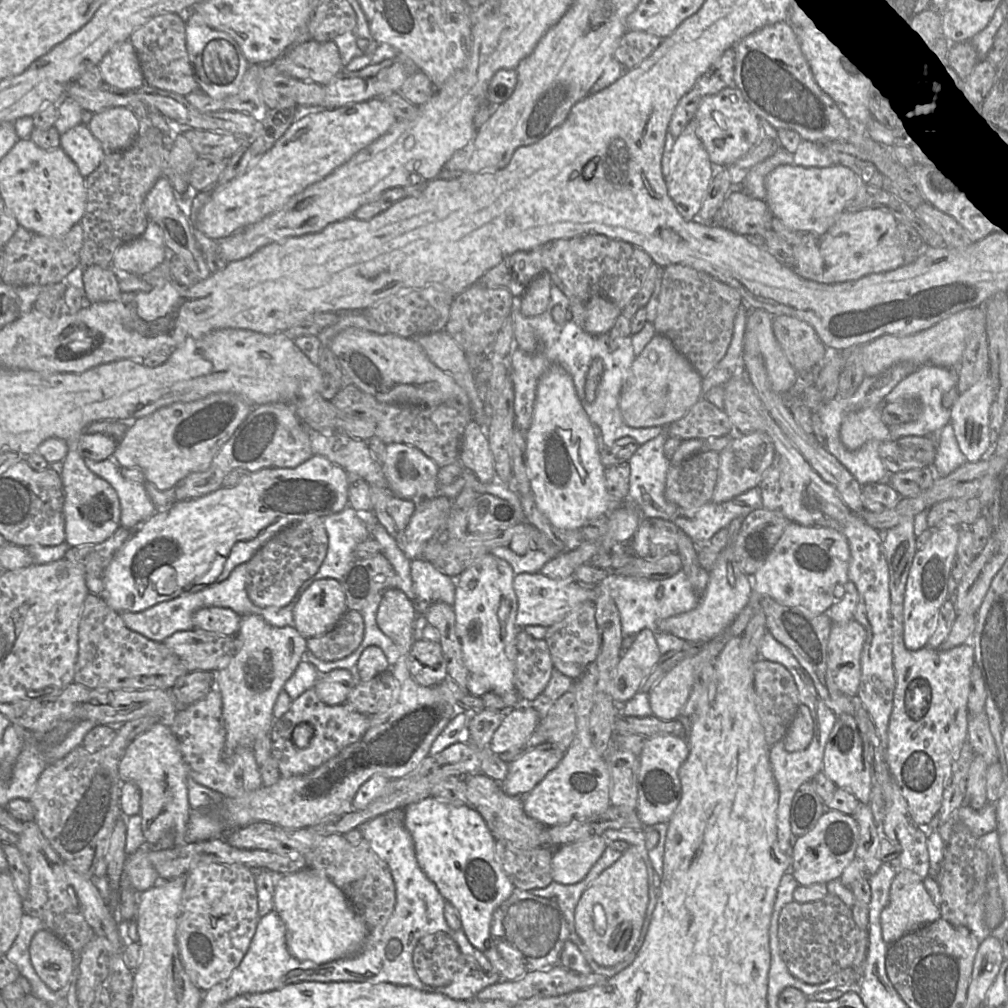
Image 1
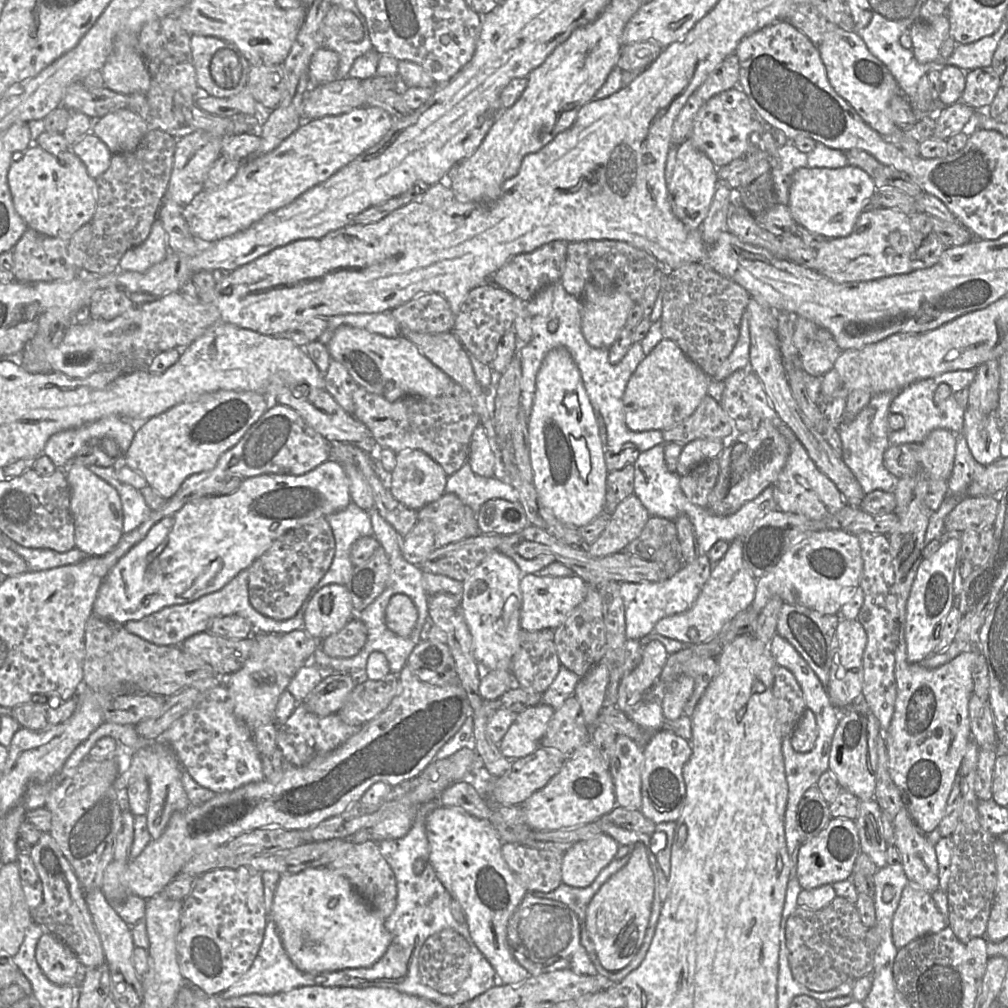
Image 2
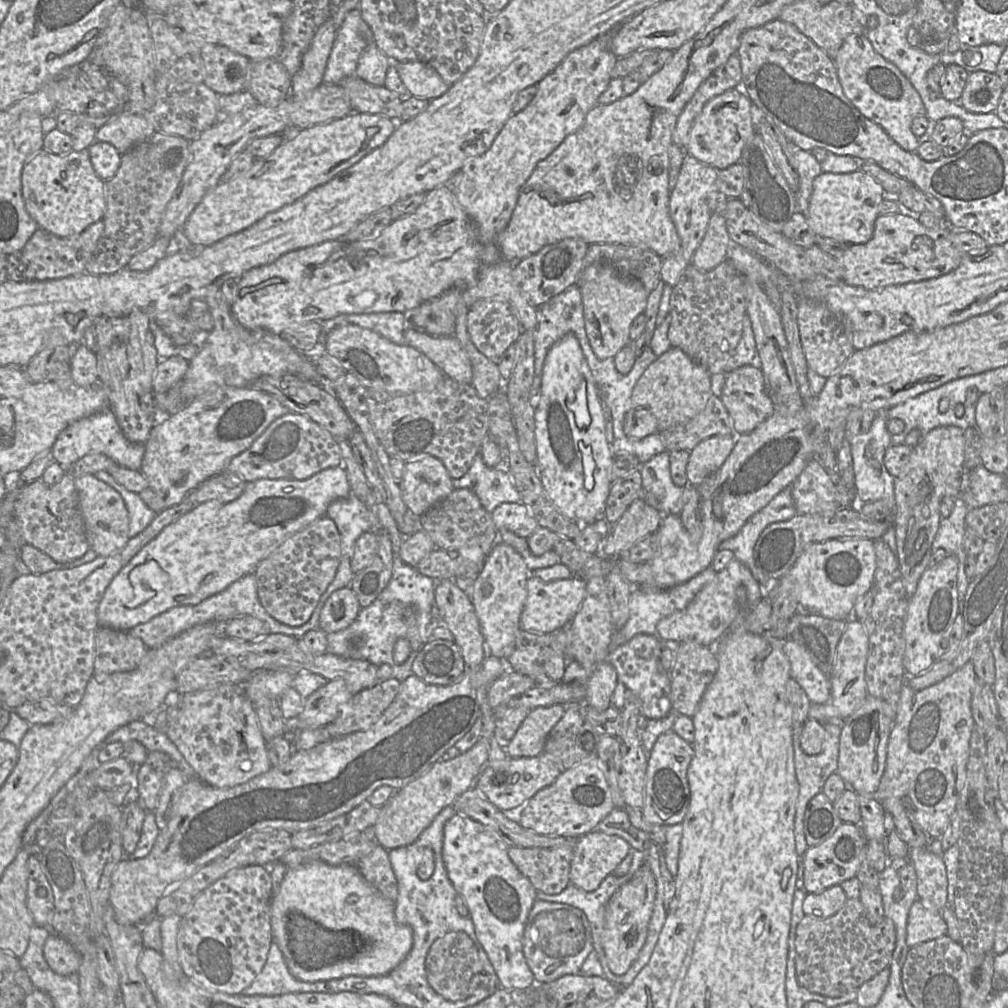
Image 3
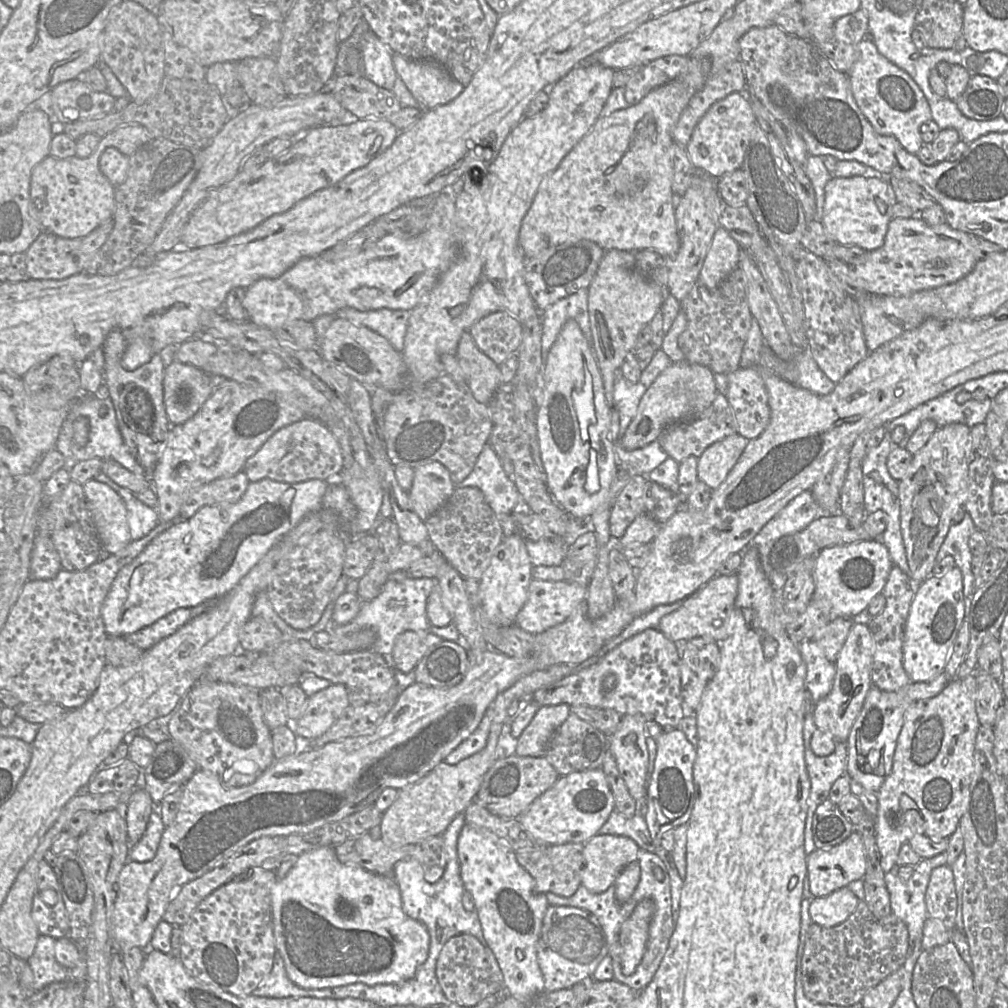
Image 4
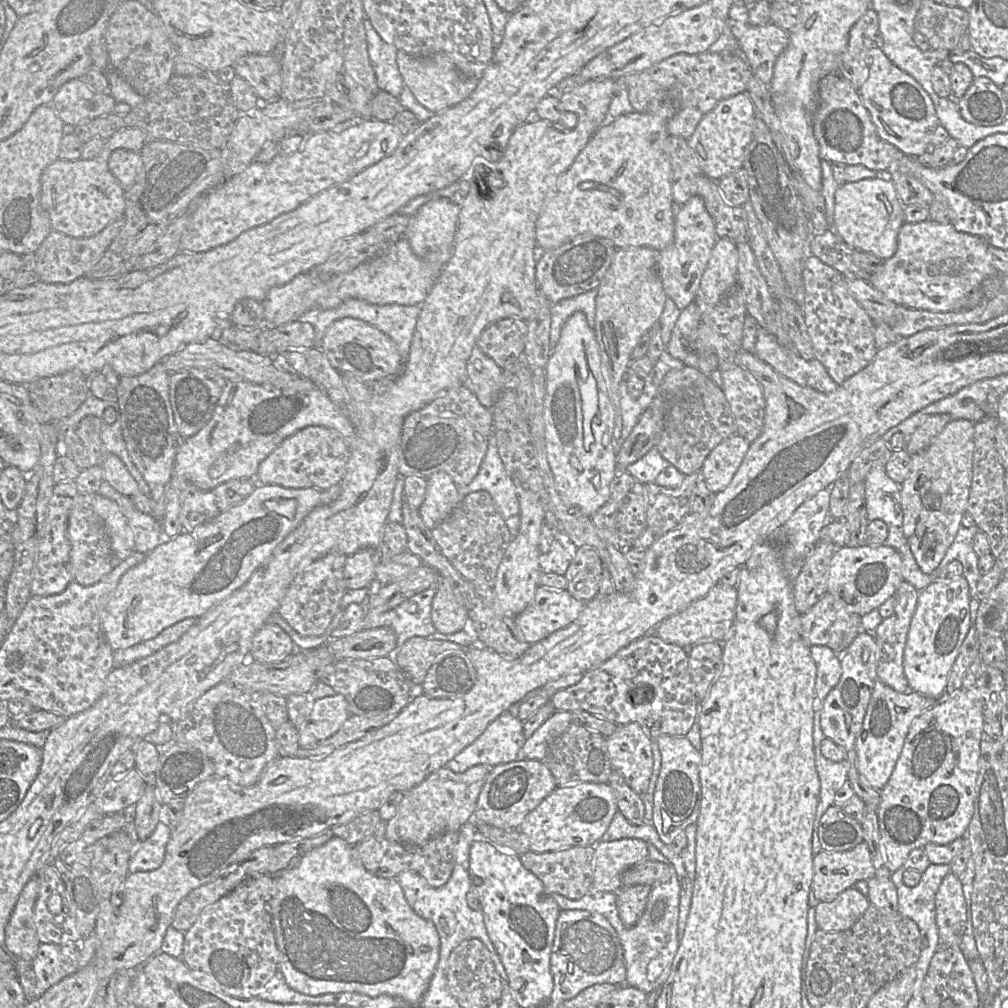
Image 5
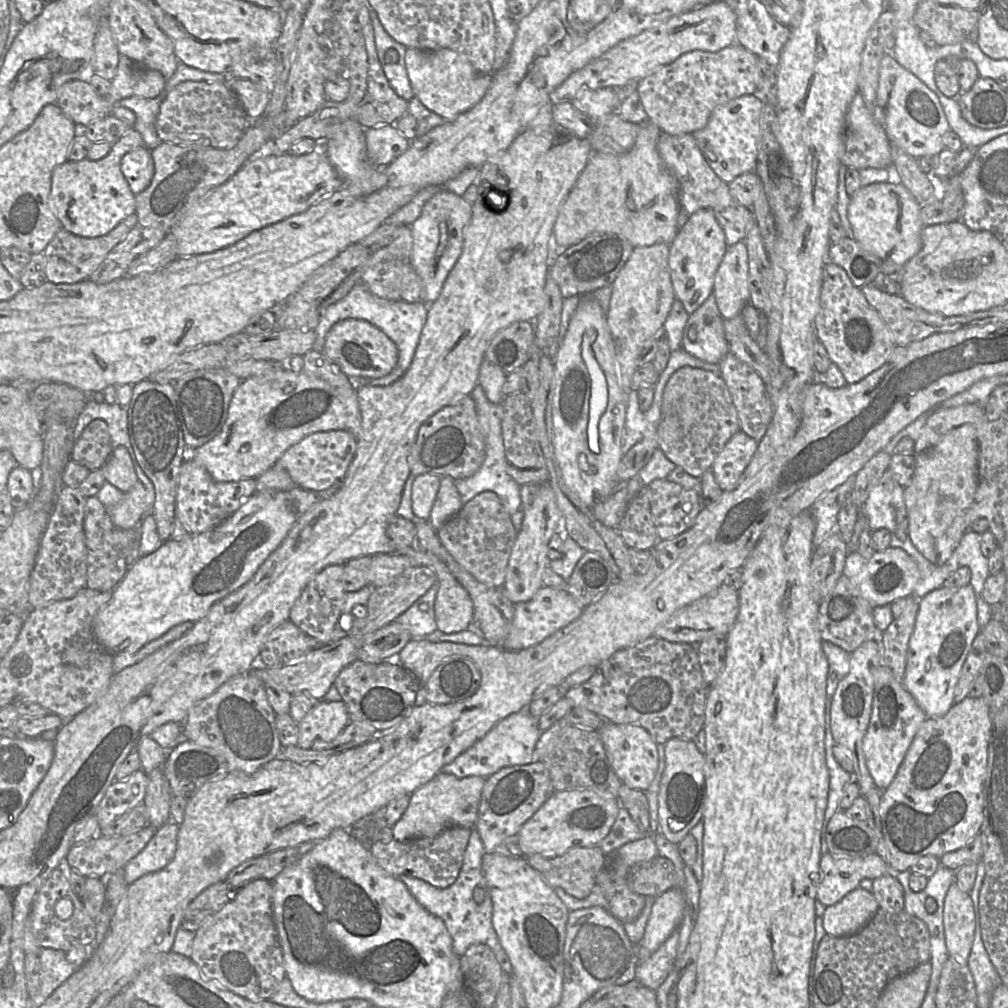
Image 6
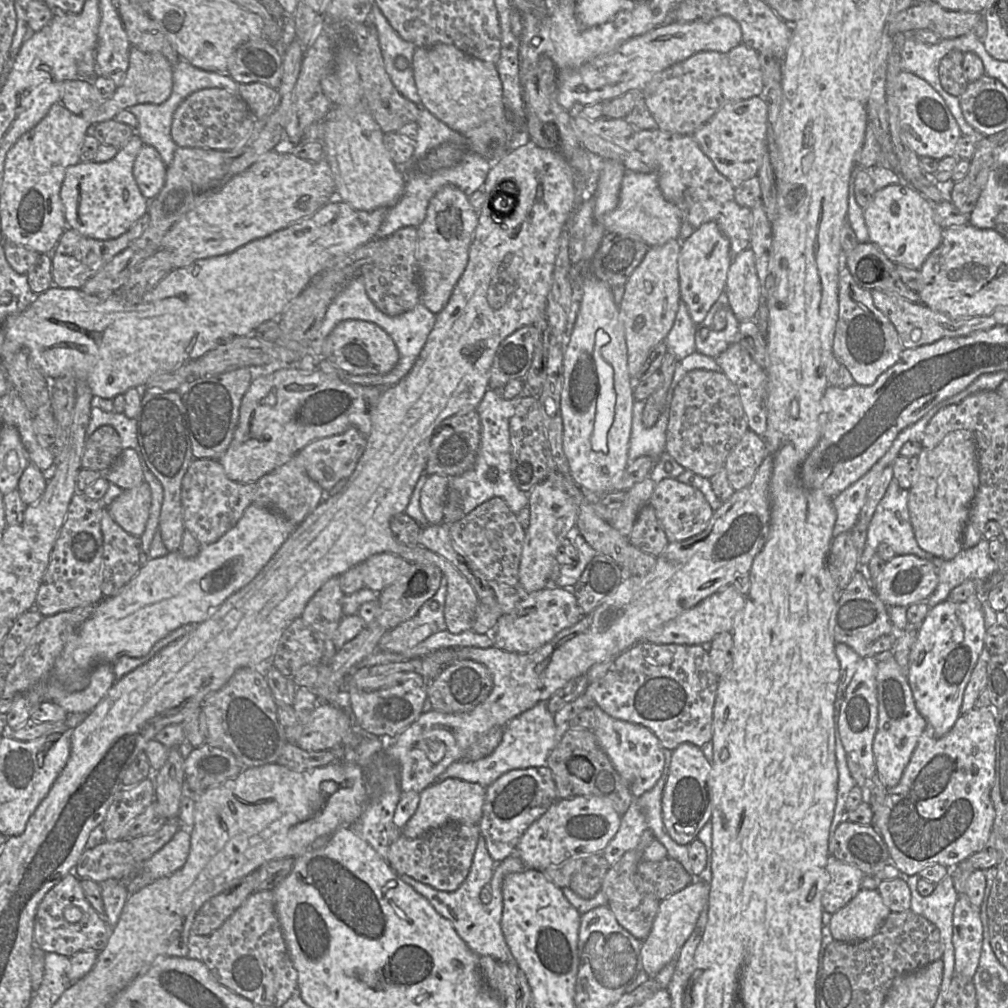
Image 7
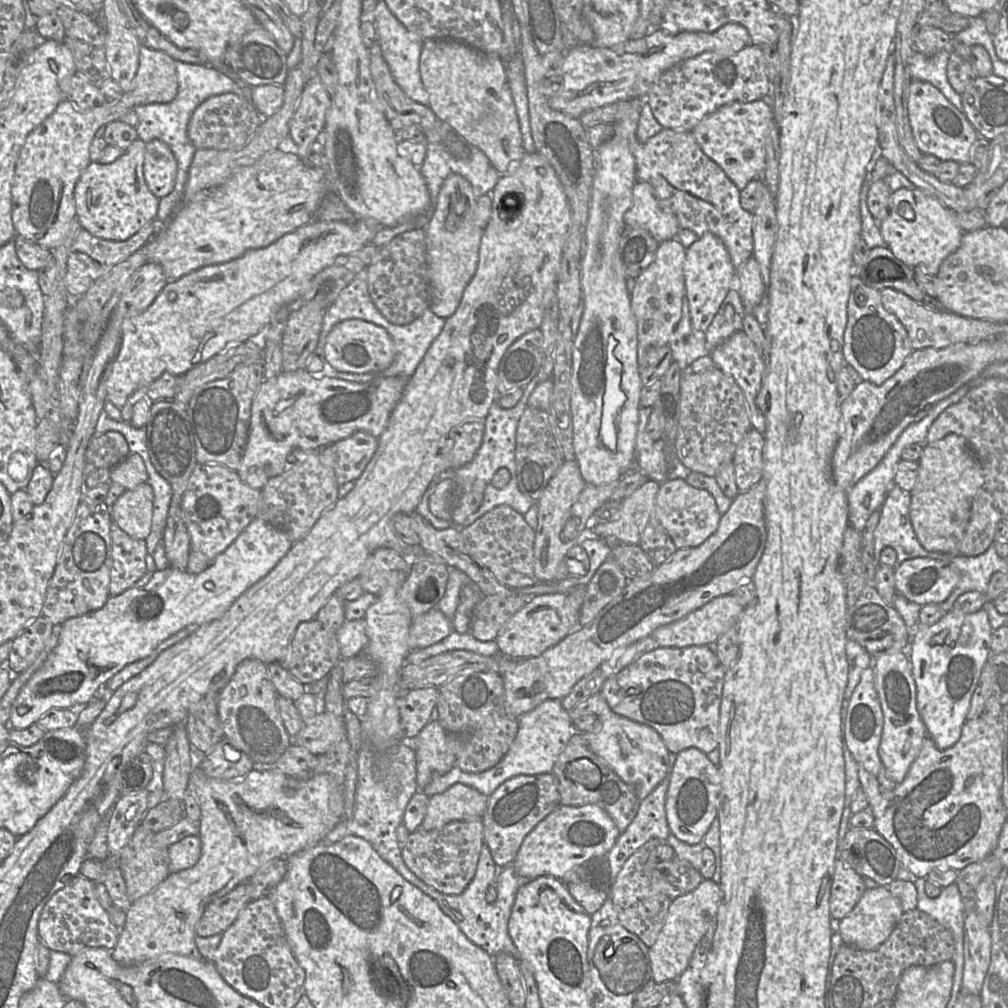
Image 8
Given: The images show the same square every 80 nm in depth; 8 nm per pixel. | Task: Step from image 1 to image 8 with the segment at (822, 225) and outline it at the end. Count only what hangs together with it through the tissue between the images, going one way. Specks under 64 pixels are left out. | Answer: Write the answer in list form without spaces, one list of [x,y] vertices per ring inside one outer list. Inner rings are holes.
[[[899,188],[889,198],[889,214],[879,224],[881,235],[892,253],[907,265],[936,275],[942,262],[960,246],[965,231],[960,227],[956,212],[943,205],[938,199],[918,188]]]

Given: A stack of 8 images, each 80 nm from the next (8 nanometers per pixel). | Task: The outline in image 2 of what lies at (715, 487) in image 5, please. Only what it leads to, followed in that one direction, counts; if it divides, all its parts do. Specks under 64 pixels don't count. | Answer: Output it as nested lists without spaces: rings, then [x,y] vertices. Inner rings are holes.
[[[712,438],[697,439],[683,445],[677,464],[678,475],[686,475],[700,463],[718,458],[724,447],[723,440]]]

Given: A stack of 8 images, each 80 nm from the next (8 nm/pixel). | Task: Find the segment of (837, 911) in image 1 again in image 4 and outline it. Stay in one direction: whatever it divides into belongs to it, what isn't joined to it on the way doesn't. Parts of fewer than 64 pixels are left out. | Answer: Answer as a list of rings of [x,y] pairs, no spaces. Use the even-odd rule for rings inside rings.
[[[859,901],[855,911],[844,922],[829,928],[814,922],[809,926],[800,963],[803,991],[808,999],[819,1004],[856,1005],[871,988],[903,966],[909,946],[909,932],[903,921],[893,914],[877,918],[864,901]]]

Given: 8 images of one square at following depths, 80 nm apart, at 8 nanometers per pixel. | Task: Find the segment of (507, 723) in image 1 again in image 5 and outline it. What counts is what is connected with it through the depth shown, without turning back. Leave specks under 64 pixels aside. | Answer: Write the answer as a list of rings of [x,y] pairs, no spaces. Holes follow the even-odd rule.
[[[555,711],[523,744],[518,760],[543,761],[551,744],[563,734],[571,724],[572,713]]]

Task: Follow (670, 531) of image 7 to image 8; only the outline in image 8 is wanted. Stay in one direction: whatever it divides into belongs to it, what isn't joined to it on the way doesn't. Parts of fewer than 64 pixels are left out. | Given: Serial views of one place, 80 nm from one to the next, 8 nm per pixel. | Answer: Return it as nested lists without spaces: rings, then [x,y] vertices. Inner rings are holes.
[[[667,479],[660,484],[655,499],[654,517],[670,536],[677,549],[696,547],[718,528],[722,514],[713,496],[706,490],[690,486],[685,479]]]

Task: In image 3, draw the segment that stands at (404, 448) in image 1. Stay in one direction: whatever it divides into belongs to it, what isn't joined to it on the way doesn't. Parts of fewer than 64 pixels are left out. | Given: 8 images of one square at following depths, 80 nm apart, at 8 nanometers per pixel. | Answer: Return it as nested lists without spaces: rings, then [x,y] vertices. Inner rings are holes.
[[[427,455],[414,461],[406,462],[403,477],[398,481],[405,505],[415,515],[421,516],[455,488],[444,464],[436,457]]]

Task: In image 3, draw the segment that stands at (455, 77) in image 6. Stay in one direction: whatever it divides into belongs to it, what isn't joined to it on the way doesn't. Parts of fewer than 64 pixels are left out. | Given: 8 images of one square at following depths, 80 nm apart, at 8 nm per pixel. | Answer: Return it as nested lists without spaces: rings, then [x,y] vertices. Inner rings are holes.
[[[392,61],[397,72],[412,96],[431,101],[442,96],[450,88],[438,72],[419,61]]]

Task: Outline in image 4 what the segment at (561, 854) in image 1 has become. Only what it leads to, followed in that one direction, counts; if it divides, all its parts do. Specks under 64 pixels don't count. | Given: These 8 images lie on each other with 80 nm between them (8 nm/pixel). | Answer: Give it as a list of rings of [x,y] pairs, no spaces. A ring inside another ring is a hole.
[[[596,834],[584,843],[581,885],[593,894],[606,891],[628,864],[637,861],[639,849],[628,837]]]

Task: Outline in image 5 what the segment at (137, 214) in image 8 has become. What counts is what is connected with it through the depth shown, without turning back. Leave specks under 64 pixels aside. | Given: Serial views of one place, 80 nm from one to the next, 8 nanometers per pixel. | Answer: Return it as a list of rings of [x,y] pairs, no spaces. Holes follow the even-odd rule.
[[[125,127],[106,140],[100,154],[92,159],[58,158],[41,175],[40,204],[47,212],[52,229],[73,237],[91,237],[123,216],[125,189],[108,168],[108,159],[116,149],[139,152],[151,139],[146,131]]]

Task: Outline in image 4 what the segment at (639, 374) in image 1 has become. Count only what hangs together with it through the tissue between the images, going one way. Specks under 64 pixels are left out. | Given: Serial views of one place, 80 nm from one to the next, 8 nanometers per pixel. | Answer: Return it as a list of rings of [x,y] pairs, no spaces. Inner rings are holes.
[[[687,360],[671,363],[641,397],[636,415],[622,439],[622,446],[627,450],[635,450],[658,440],[666,428],[702,413],[717,393],[713,372],[707,367]]]

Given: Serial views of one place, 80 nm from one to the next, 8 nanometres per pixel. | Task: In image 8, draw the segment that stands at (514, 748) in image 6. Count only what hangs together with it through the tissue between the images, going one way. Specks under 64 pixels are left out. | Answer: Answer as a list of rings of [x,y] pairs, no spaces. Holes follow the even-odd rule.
[[[547,699],[540,703],[538,706],[536,706],[533,710],[525,713],[518,719],[517,735],[511,743],[507,753],[495,766],[480,773],[467,773],[462,771],[457,766],[454,766],[449,772],[434,780],[429,785],[427,785],[423,791],[419,792],[423,792],[427,796],[431,797],[435,794],[446,791],[449,787],[456,783],[461,783],[470,786],[481,792],[486,797],[489,797],[503,782],[514,776],[552,773],[555,761],[568,744],[570,738],[576,732],[578,732],[578,730],[573,725],[568,710],[563,708],[561,700]]]

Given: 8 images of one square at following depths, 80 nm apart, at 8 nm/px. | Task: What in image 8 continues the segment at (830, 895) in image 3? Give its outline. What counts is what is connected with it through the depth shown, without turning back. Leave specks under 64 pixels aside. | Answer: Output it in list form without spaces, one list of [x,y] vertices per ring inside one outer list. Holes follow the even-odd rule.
[[[885,886],[866,889],[852,911],[838,921],[837,932],[849,946],[861,950],[875,950],[890,936],[903,913],[900,900]]]

